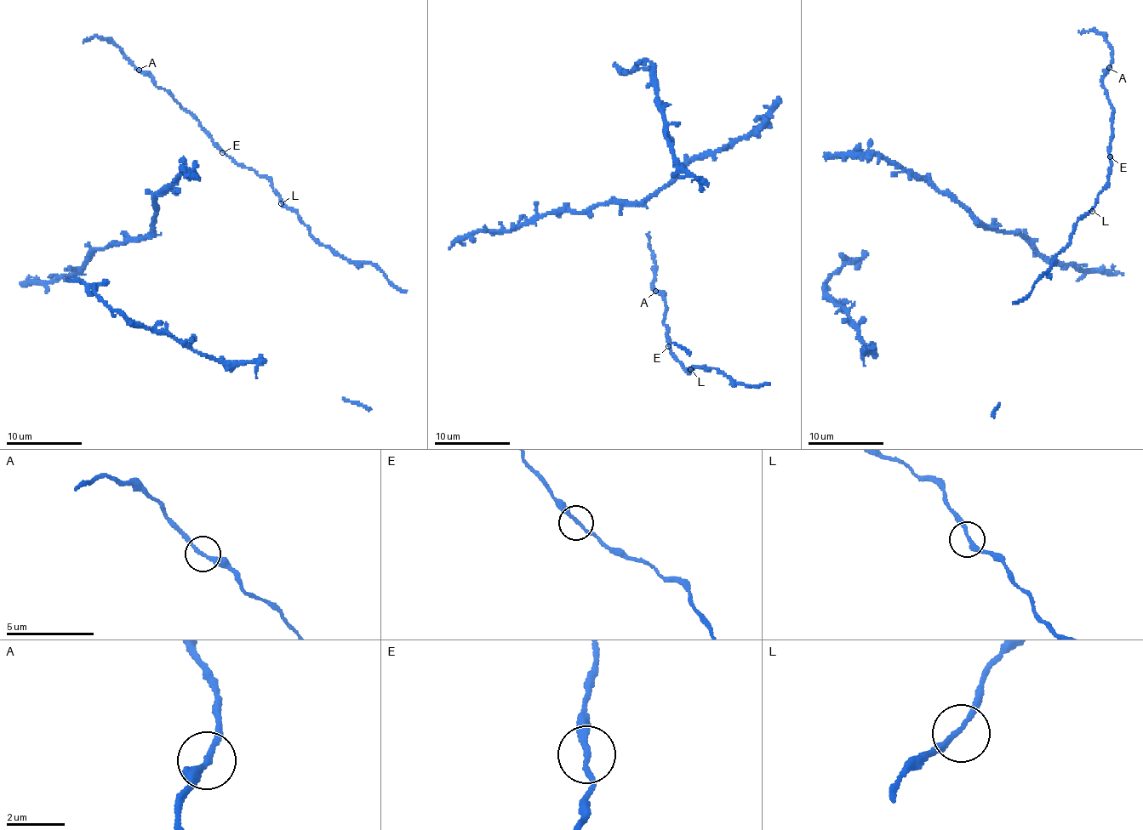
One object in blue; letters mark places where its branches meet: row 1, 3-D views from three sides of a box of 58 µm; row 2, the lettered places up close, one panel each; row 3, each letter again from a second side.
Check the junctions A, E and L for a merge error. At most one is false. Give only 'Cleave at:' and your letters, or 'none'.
Cleave at: none

